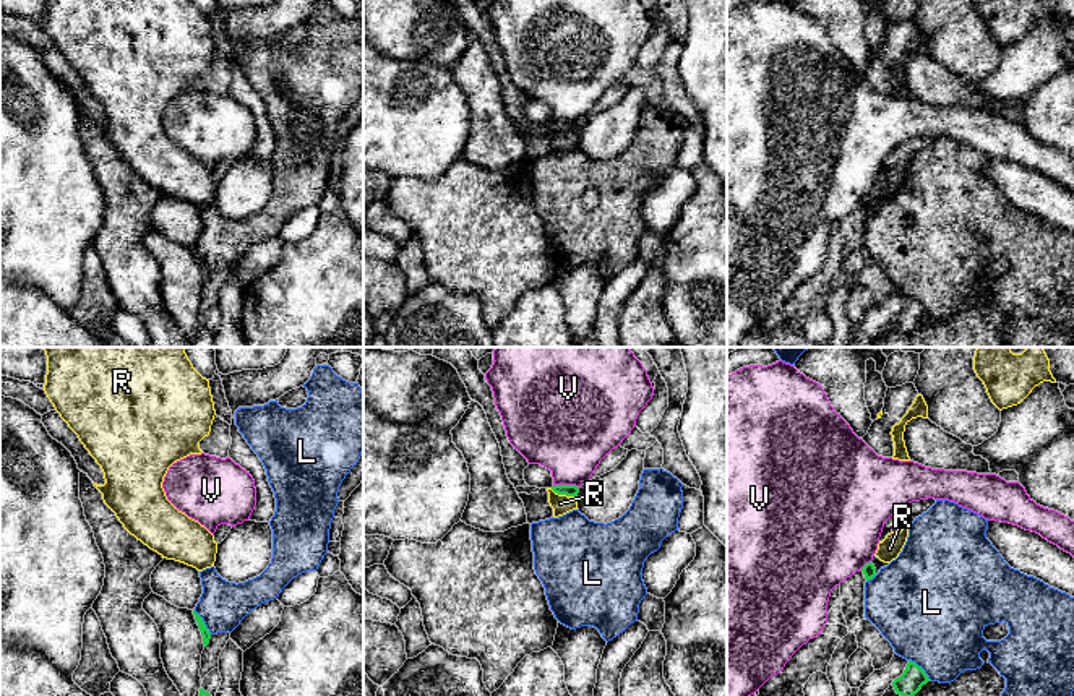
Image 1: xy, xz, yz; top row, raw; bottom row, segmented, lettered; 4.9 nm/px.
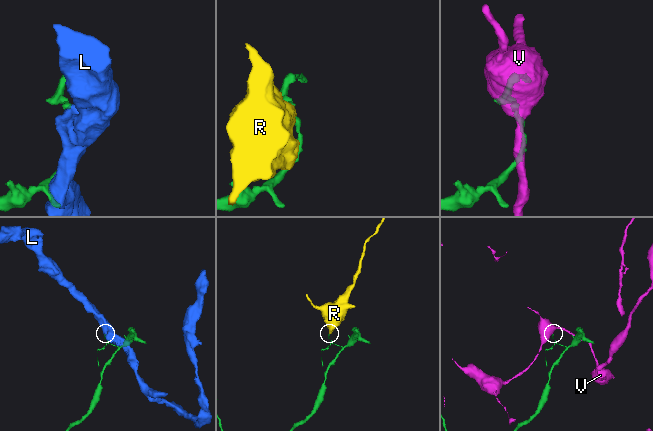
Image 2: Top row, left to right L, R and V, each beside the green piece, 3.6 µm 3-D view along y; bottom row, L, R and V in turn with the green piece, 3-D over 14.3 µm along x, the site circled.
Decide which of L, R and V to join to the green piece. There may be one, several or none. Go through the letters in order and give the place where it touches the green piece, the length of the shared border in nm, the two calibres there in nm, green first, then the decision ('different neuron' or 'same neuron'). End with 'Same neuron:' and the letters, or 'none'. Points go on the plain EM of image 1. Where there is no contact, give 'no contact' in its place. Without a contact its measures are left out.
L: contact yz (922, 305); length 160 nm; calibres 120 and 460 nm; different neuron
R: contact xz (563, 130); length 140 nm; calibres 60 and 90 nm; different neuron
V: contact xz (567, 122); length 140 nm; calibres 60 and 400 nm; different neuron
Same neuron: none

